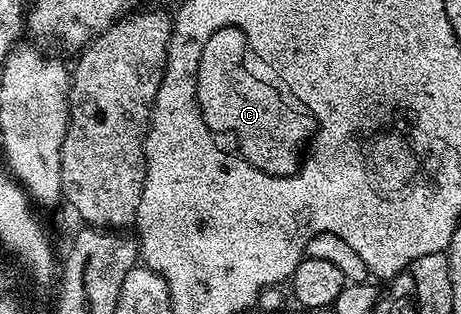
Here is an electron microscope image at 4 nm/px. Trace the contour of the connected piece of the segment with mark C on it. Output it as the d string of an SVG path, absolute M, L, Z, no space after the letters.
M224 27L212 34L211 40L204 44L204 51L198 63L198 107L211 132L220 136L222 133L232 134L236 138L239 148L237 151L243 160L270 176L290 176L296 173L301 165L303 149L317 131L317 124L309 112L305 110L294 112L288 109L281 96L268 83L248 70L243 60L249 48L246 36L238 28Z

